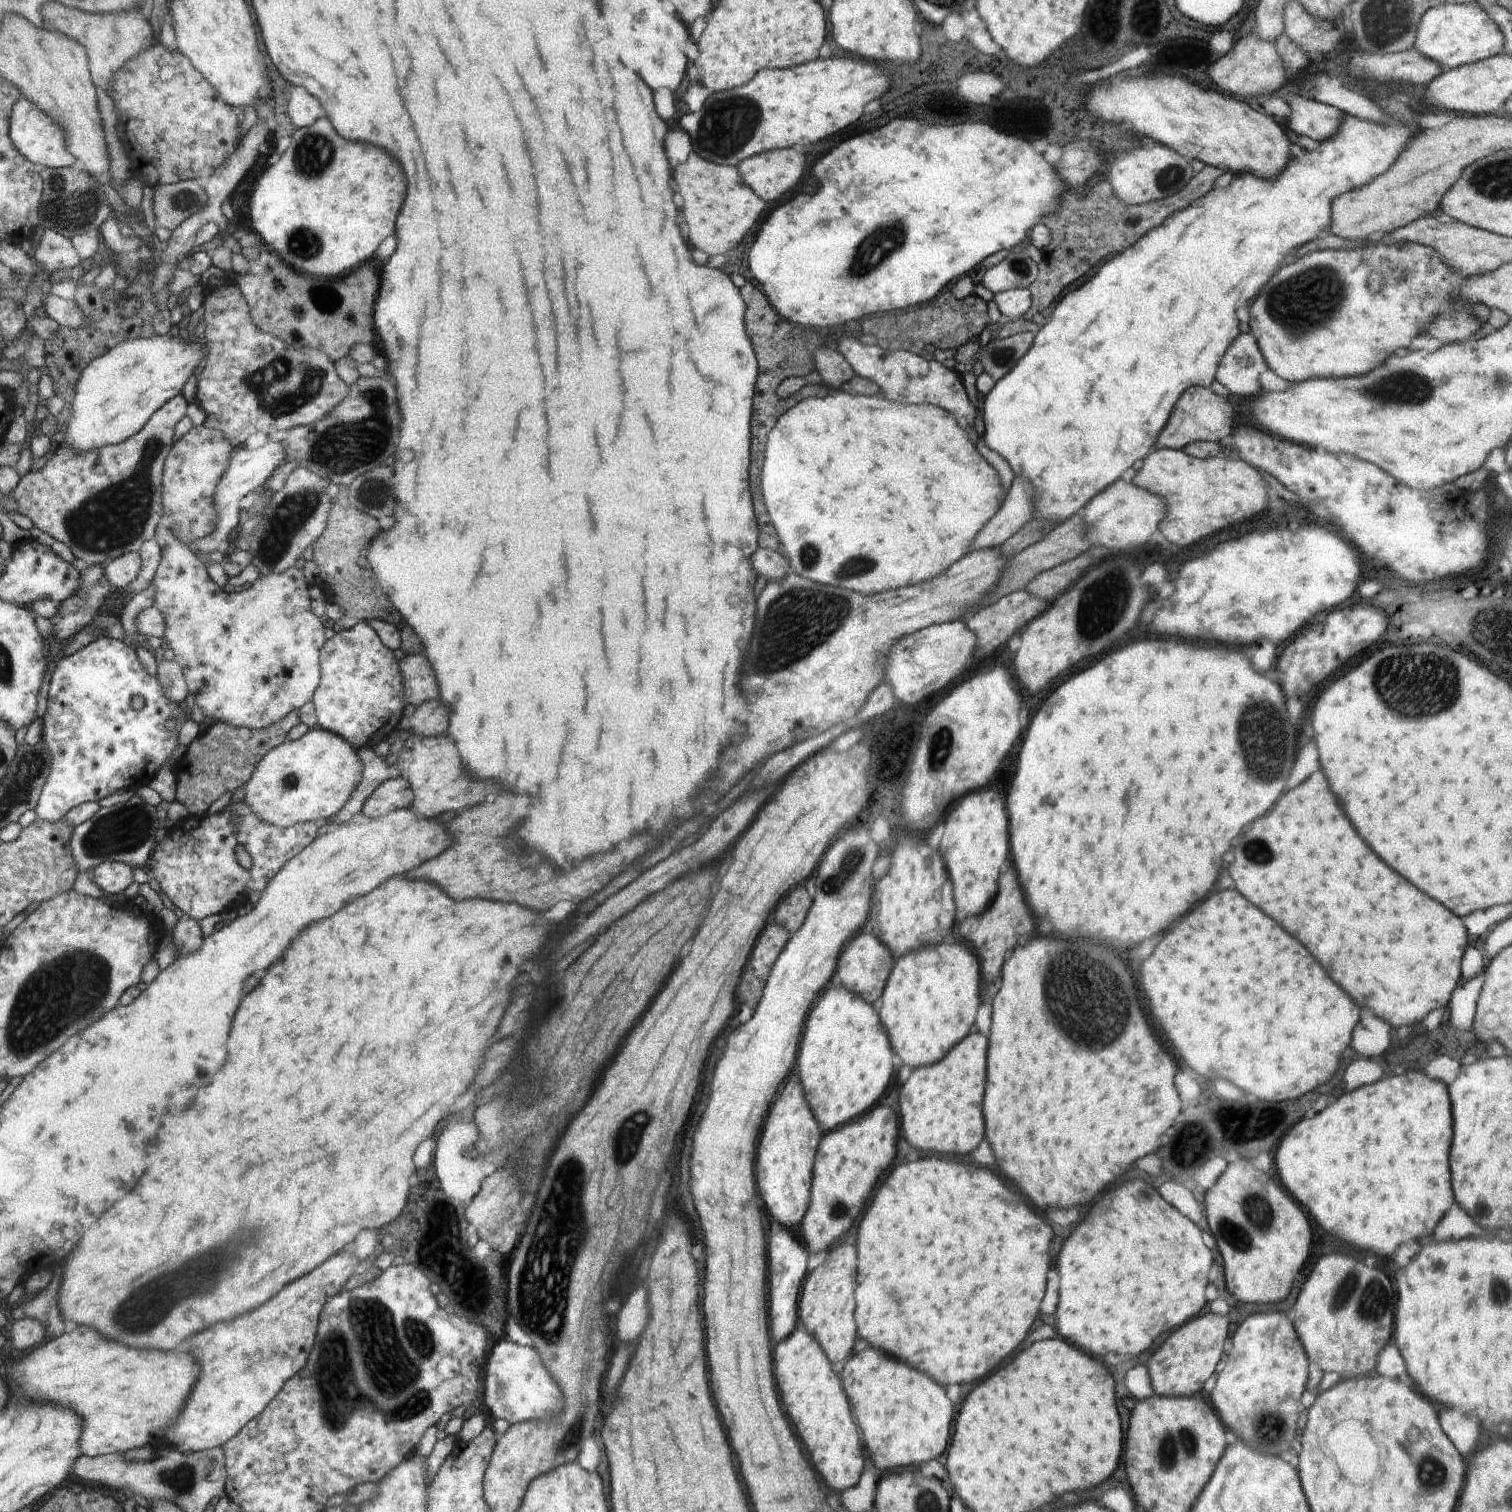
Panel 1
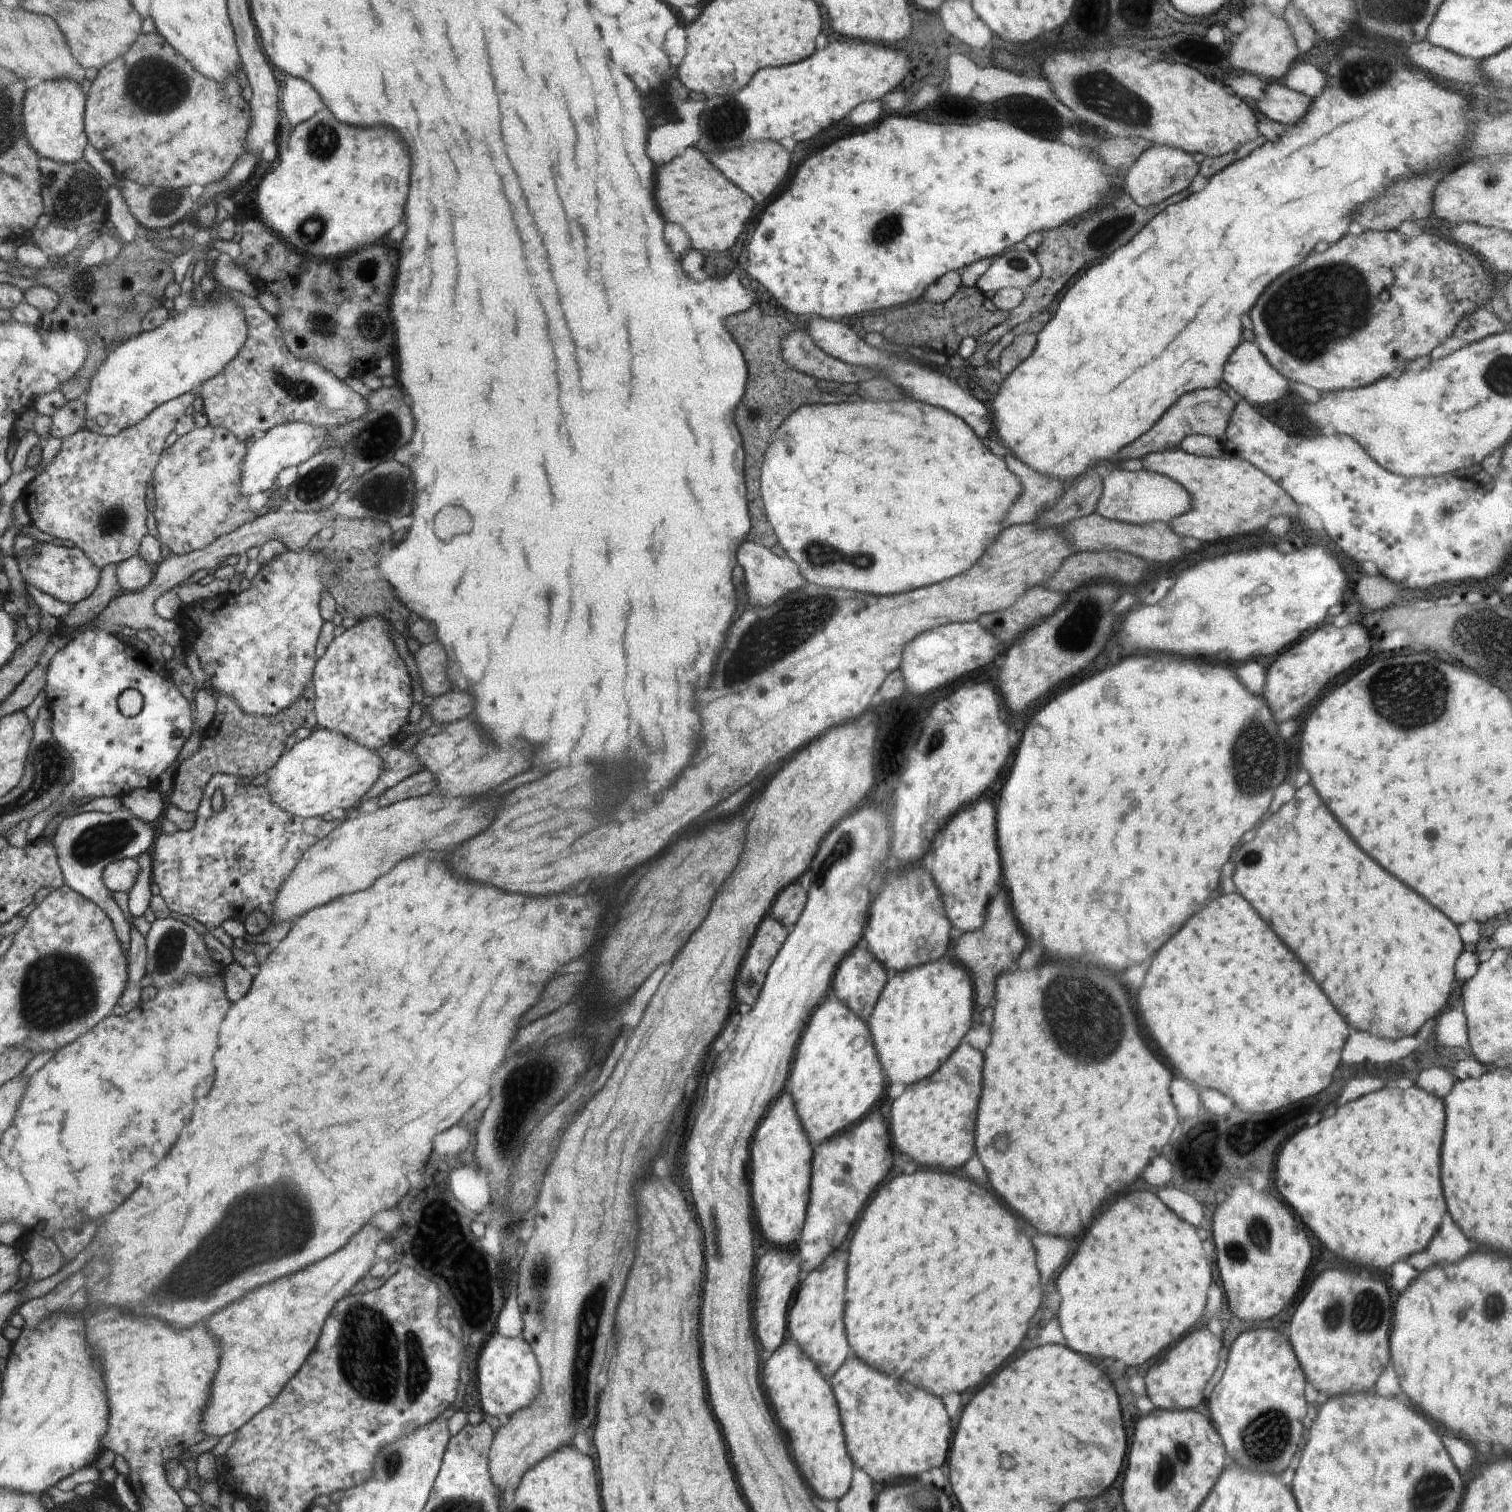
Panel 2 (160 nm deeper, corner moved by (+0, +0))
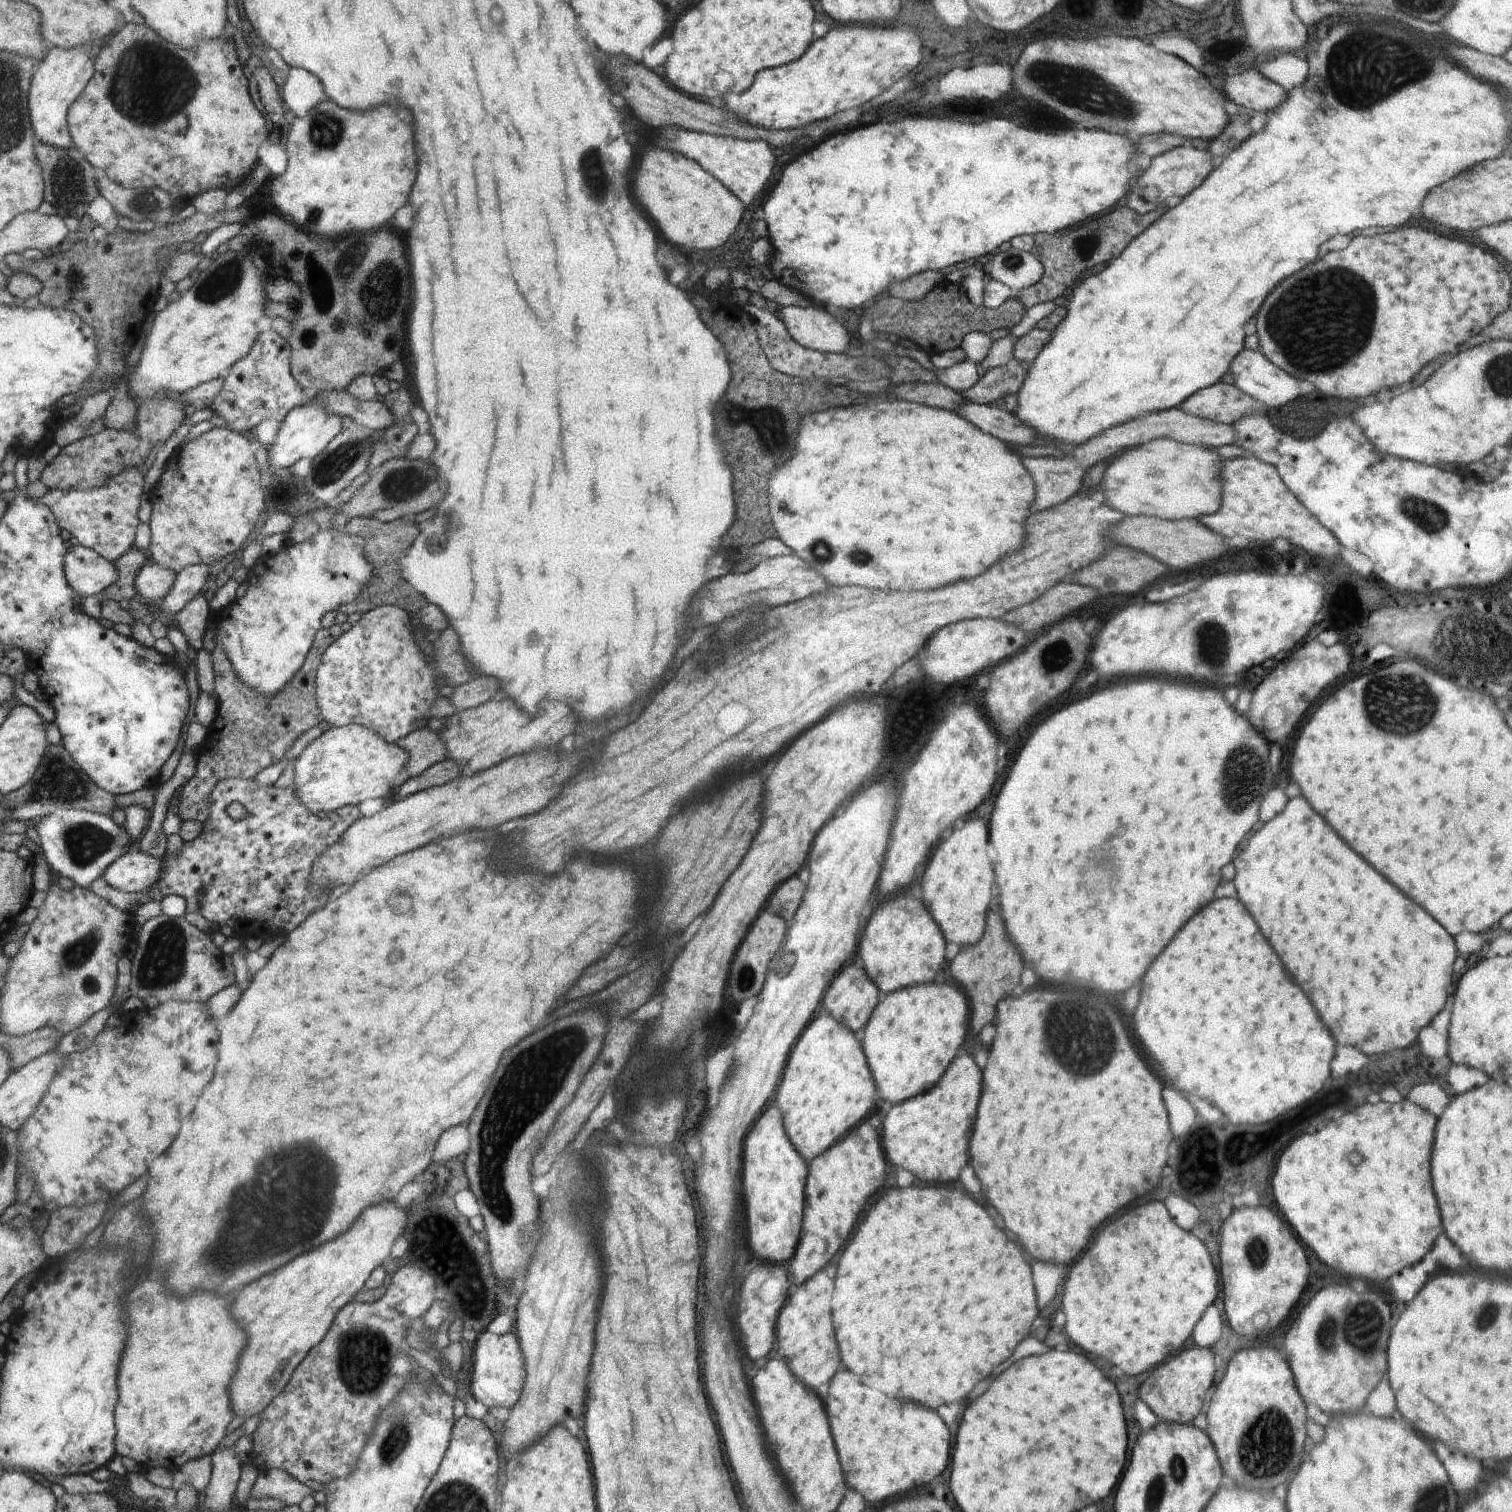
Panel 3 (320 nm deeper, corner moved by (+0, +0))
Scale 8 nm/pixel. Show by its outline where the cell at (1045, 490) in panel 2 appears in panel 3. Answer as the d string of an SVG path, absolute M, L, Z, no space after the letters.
M1179 407L1154 412L1141 412L1128 422L1108 427L1100 434L1089 438L1069 449L1062 458L1056 457L1025 457L1022 464L1029 470L1035 482L1035 499L1031 512L1041 511L1067 501L1073 494L1083 488L1083 480L1088 471L1102 460L1116 456L1120 450L1140 446L1155 438L1171 438L1176 442L1202 445L1208 449L1218 448L1224 444L1235 444L1239 440L1237 430L1229 424L1214 422L1183 411Z

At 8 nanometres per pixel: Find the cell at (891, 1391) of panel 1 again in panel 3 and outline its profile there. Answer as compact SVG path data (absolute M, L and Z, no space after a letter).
M842 1364L830 1381L829 1396L824 1399L824 1405L847 1488L860 1493L866 1505L884 1502L910 1489L916 1490L918 1484L926 1490L948 1466L952 1436L934 1410L926 1410L916 1402L898 1402L888 1398L881 1390L860 1384Z

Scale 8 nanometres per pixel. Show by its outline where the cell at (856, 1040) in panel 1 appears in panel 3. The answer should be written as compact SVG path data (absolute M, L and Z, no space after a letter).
M821 1011L806 1026L790 1054L775 1100L784 1115L784 1127L790 1142L798 1154L810 1162L864 1120L878 1100L877 1094L860 1035Z

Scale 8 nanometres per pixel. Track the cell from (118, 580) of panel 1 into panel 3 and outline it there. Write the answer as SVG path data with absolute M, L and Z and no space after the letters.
M148 561L139 570L135 580L138 598L146 603L156 604L170 594L175 582L176 572L157 563Z

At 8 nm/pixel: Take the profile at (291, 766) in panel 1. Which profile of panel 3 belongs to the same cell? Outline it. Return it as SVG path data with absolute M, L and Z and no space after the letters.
M348 725L326 729L299 754L294 766L294 786L311 813L332 812L357 805L368 798L383 798L392 790L392 780L408 762L406 749L385 741L374 729Z

